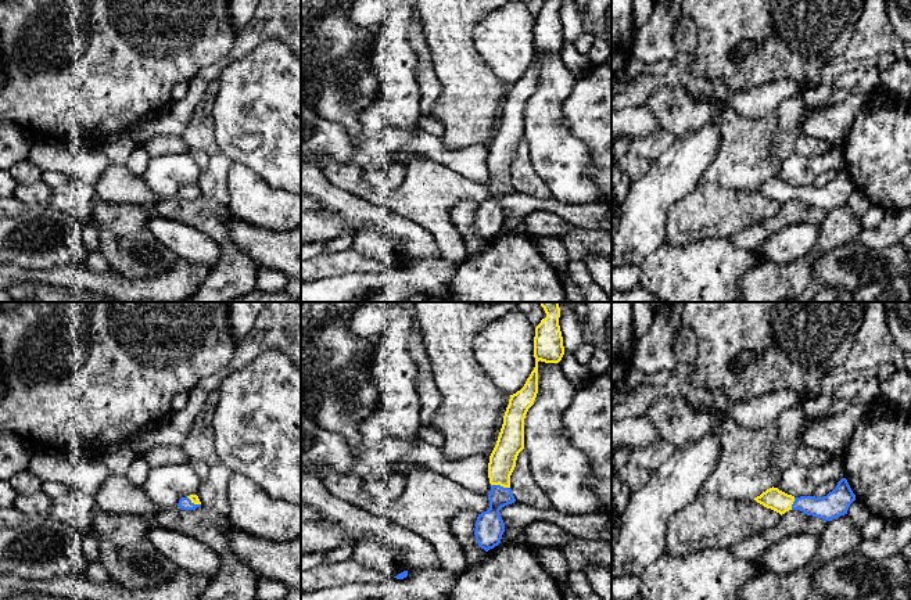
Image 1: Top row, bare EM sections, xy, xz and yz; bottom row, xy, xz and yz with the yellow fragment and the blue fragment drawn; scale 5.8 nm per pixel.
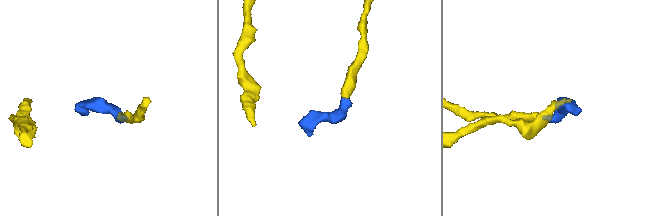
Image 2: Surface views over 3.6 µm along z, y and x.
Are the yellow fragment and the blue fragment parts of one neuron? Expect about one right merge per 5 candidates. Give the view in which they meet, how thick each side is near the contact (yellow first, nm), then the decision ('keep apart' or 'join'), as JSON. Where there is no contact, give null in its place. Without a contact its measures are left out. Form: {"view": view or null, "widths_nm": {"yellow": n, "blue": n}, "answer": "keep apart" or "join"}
{"view": "xz", "widths_nm": {"yellow": 160, "blue": 170}, "answer": "join"}

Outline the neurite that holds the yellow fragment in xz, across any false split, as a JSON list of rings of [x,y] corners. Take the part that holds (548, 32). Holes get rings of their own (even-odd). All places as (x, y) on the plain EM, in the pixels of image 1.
[[[545,0],[545,3],[546,7],[535,17],[535,57],[524,76],[510,85],[496,134],[489,145],[489,198],[478,204],[474,220],[478,236],[485,241],[498,236],[505,222],[499,200],[516,191],[510,179],[510,165],[516,157],[519,143],[524,139],[526,104],[538,83],[538,51],[559,53],[564,44],[559,15],[560,0]]]

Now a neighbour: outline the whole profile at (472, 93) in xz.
[[[415,0],[416,17],[423,26],[433,68],[442,86],[433,116],[445,127],[440,140],[448,150],[476,144],[489,147],[496,134],[496,109],[506,100],[510,85],[499,79],[477,51],[473,29],[481,18],[509,1],[512,0]]]

